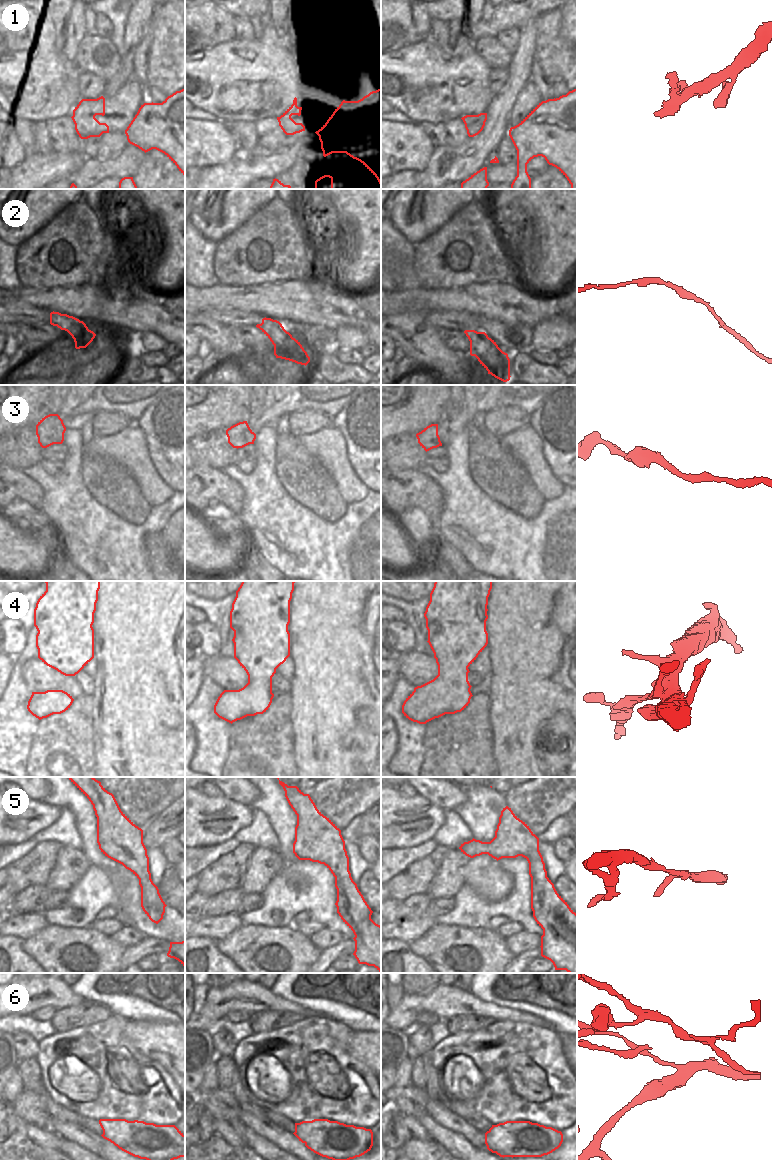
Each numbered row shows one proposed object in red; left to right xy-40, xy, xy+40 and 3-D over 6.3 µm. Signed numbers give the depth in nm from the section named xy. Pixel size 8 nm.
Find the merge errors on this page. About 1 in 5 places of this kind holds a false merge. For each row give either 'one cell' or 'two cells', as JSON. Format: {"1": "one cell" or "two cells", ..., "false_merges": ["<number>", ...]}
{"1": "one cell", "2": "one cell", "3": "one cell", "4": "one cell", "5": "one cell", "6": "two cells", "false_merges": ["6"]}

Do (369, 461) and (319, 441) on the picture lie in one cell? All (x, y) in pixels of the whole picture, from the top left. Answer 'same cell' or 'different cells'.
different cells

